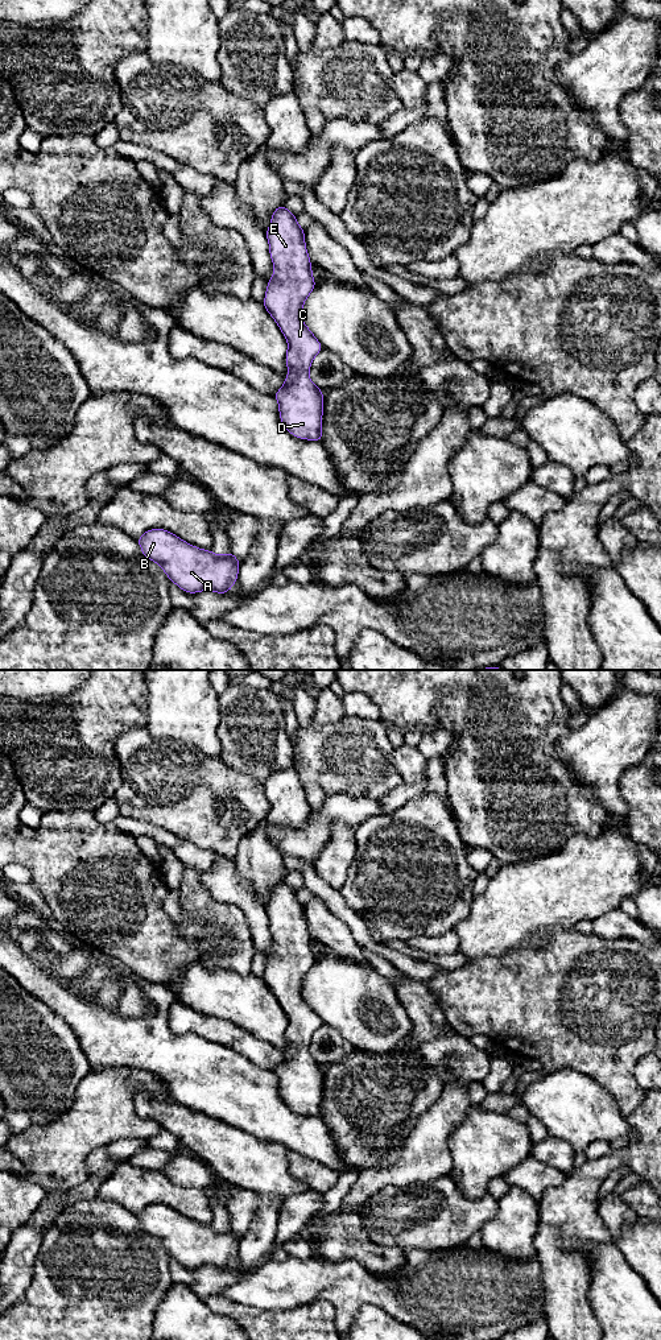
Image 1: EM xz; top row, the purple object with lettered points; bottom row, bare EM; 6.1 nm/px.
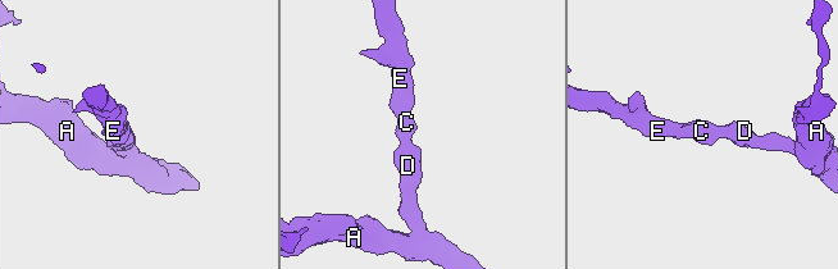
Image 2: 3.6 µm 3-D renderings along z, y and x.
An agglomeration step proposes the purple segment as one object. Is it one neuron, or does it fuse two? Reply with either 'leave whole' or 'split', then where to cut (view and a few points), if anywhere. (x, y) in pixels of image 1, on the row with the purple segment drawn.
leave whole | no cut

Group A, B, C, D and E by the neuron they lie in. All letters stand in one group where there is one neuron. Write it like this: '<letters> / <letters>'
A B C D E

